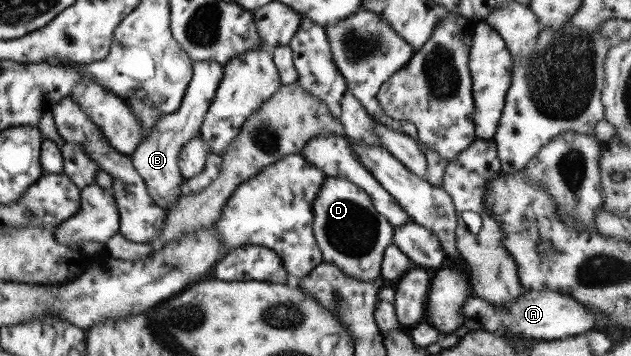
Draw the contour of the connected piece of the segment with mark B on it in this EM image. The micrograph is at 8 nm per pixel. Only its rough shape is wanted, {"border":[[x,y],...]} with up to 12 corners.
{"border":[[193,62],[180,108],[162,113],[130,156],[166,211],[185,182],[180,148],[199,134],[222,77]]}

